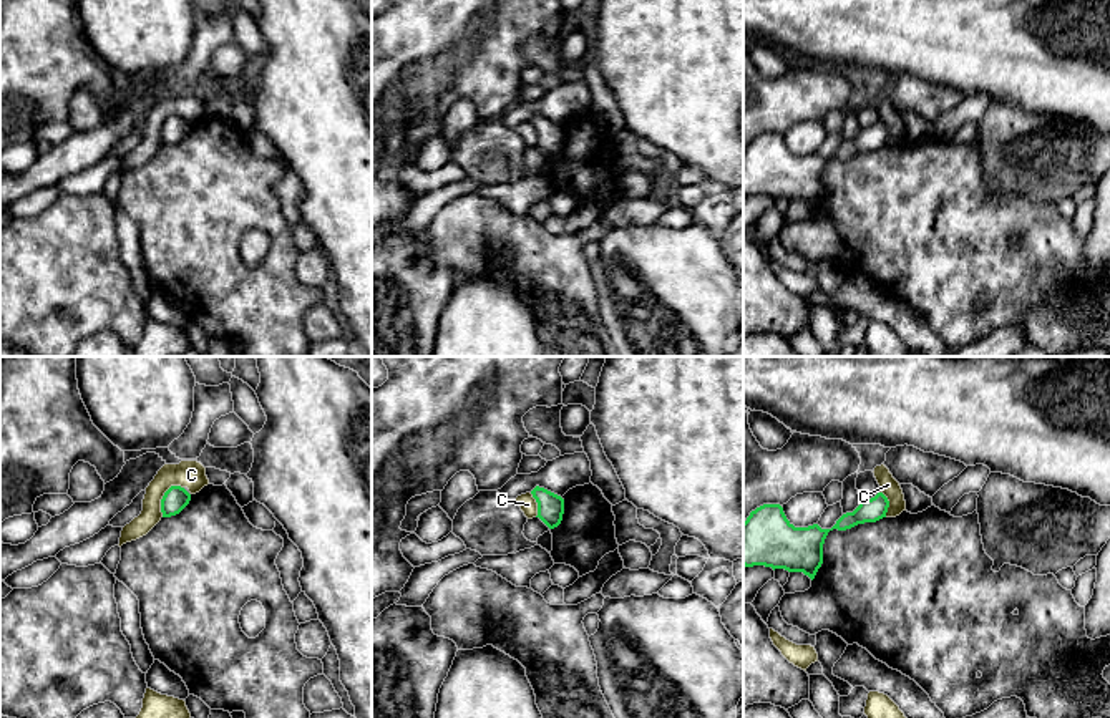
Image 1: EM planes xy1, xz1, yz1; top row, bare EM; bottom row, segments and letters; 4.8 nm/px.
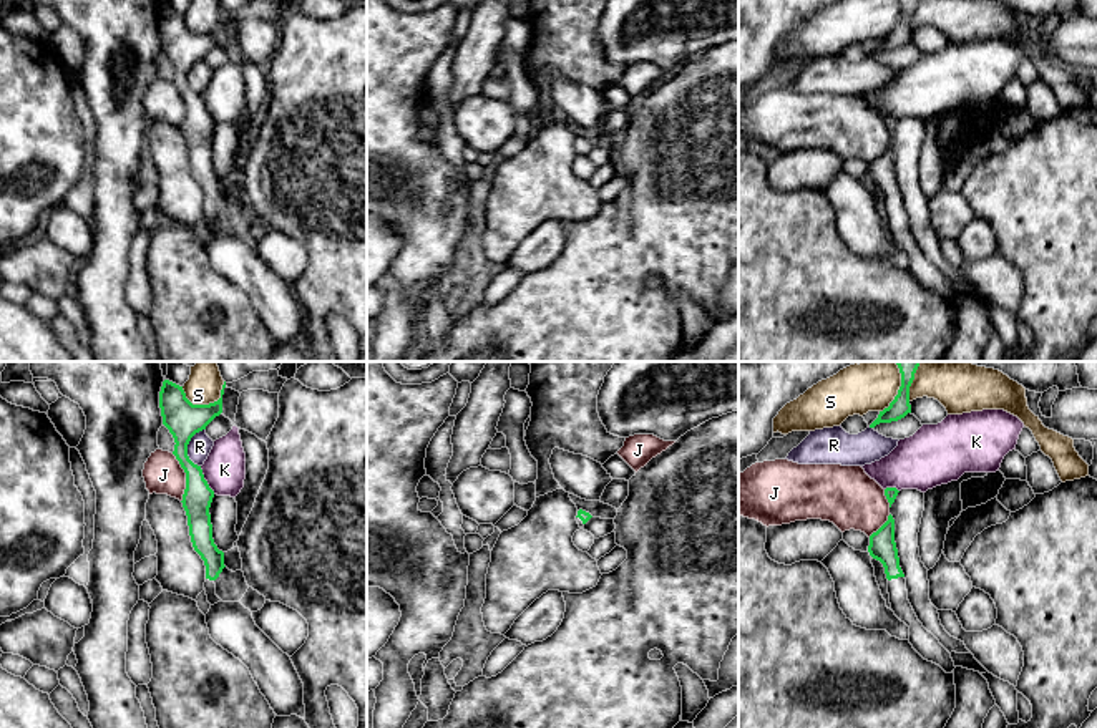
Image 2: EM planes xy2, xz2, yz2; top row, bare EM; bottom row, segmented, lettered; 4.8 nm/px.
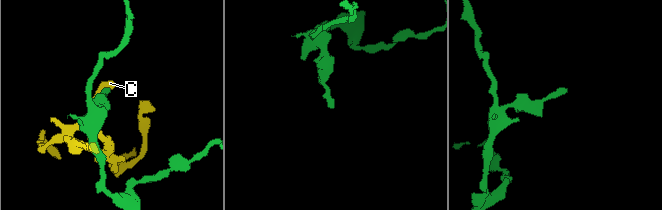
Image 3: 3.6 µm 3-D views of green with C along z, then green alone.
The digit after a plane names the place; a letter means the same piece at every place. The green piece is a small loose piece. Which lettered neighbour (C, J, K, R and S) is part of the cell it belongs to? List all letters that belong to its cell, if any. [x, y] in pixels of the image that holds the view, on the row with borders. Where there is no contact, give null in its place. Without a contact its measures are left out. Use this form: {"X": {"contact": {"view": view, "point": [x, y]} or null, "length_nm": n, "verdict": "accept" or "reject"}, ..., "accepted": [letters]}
{"C": {"contact": {"view": "xy1", "point": [163, 496]}, "length_nm": 190, "verdict": "reject"}, "J": {"contact": {"view": "xy2", "point": [186, 478]}, "length_nm": 240, "verdict": "reject"}, "K": {"contact": {"view": "xy2", "point": [204, 480]}, "length_nm": 150, "verdict": "reject"}, "R": {"contact": {"view": "xy2", "point": [186, 446]}, "length_nm": 190, "verdict": "reject"}, "S": {"contact": {"view": "xy2", "point": [206, 405]}, "length_nm": 220, "verdict": "reject"}, "accepted": []}

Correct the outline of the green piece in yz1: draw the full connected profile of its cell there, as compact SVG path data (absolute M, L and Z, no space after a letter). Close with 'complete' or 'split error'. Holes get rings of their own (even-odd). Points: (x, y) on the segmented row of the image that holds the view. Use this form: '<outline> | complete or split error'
M878 492L843 514L831 529L821 529L818 524L795 527L780 504L763 504L743 522L743 565L803 572L813 580L823 564L823 544L830 531L876 522L886 517L888 507L888 497Z | complete

